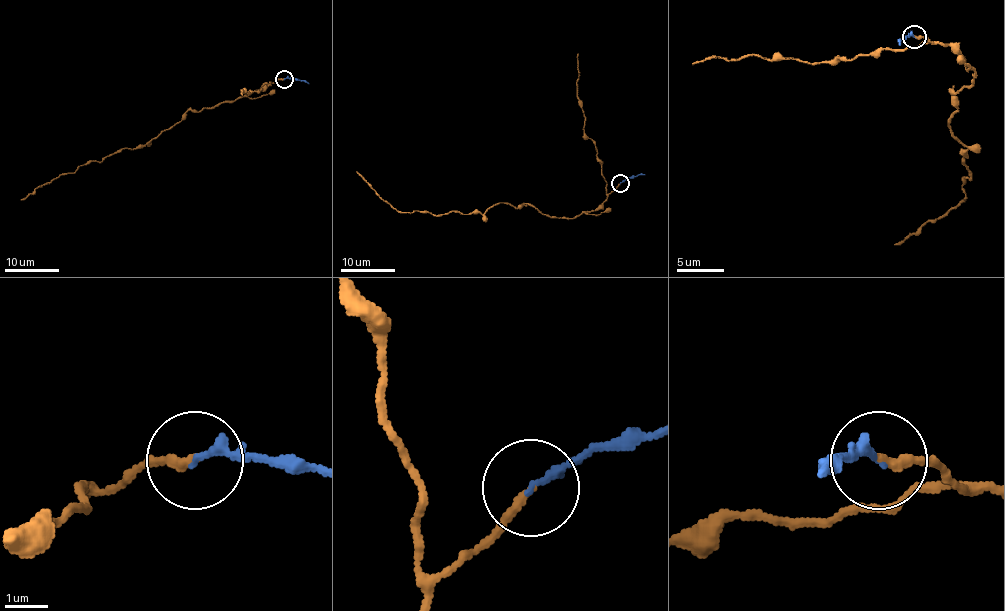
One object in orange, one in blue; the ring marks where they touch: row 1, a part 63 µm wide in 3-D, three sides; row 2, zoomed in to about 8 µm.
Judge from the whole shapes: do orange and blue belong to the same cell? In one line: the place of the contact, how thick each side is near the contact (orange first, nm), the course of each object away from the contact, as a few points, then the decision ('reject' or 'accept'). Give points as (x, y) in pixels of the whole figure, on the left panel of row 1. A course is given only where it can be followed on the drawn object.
at (284, 79); 220 nm thick on the orange side, 200 nm on the other; orange runs (284, 78), (200, 111), (189, 110), (146, 144), (119, 149), (101, 161), (87, 161), (21, 199); blue runs (284, 78), (309, 84); accept

